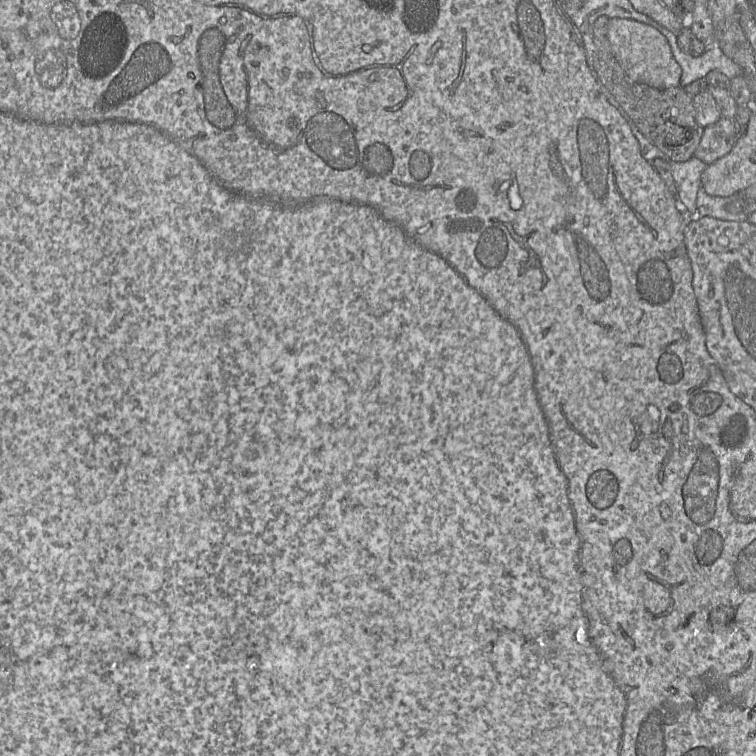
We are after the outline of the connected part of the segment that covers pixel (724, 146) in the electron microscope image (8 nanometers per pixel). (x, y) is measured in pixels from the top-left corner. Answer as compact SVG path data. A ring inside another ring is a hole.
M721 117L716 123L704 128L694 157L707 165L728 154L736 141L734 118Z

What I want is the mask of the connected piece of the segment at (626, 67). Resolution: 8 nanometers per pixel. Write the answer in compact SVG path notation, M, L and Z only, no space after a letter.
M609 18L607 35L615 59L633 82L658 89L680 86L682 69L667 39L657 29L633 19Z

